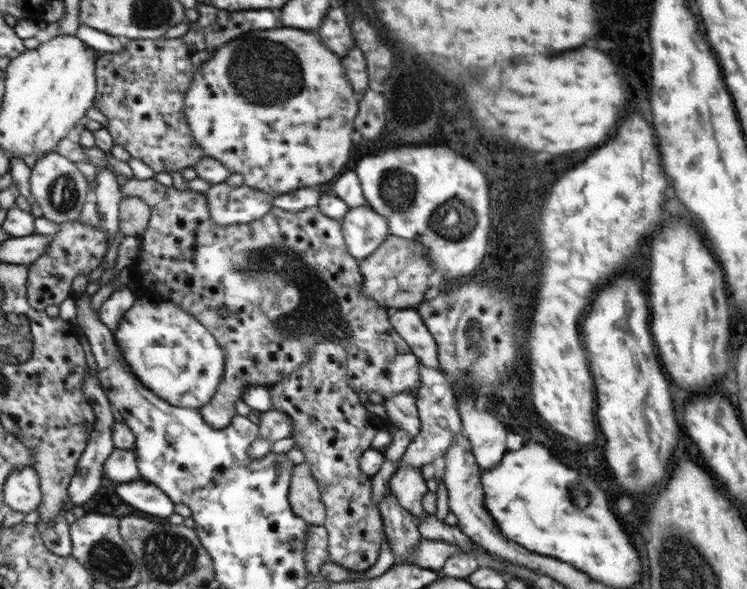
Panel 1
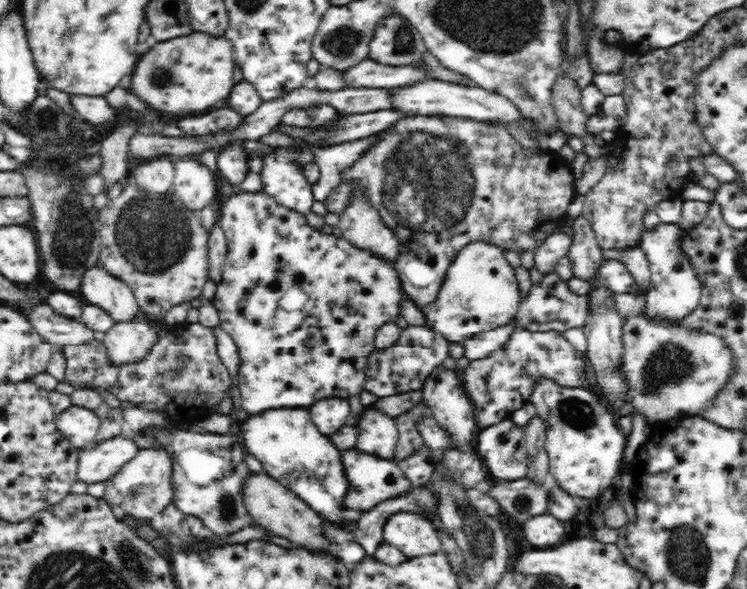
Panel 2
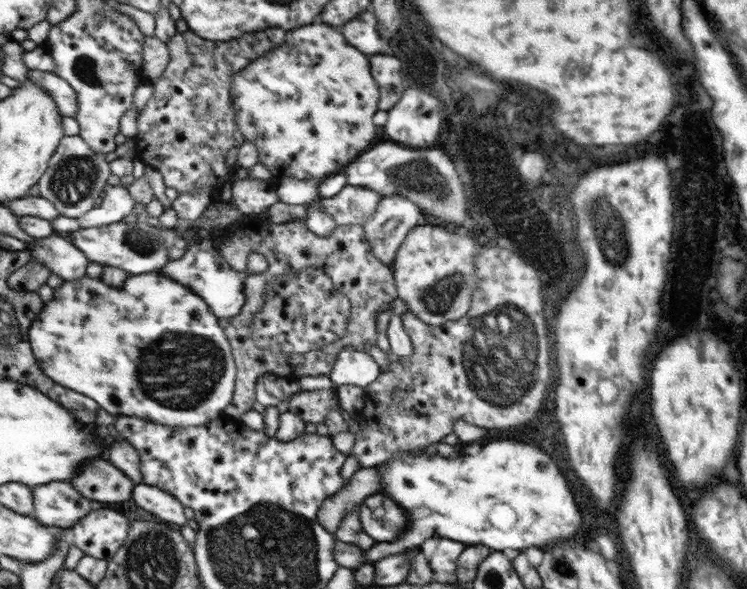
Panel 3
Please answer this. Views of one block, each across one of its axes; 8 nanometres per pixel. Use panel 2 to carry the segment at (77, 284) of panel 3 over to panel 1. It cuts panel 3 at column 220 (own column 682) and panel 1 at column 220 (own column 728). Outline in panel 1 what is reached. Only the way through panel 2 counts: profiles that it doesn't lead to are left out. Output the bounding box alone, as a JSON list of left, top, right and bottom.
[115,297,224,409]

